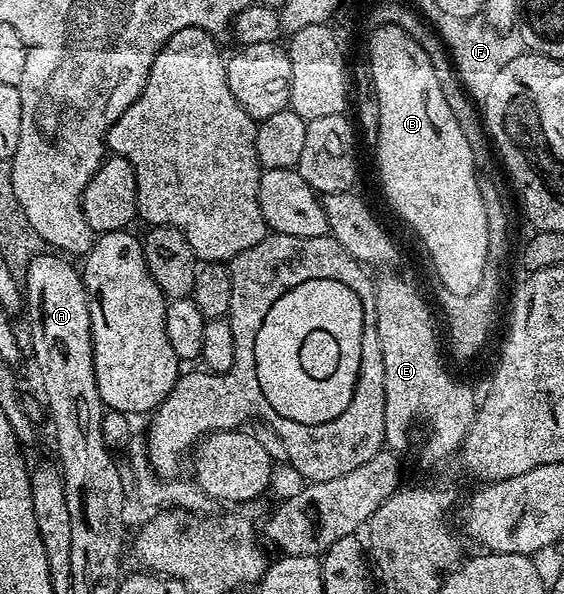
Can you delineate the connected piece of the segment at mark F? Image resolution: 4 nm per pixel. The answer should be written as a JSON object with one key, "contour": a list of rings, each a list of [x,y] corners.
{"contour":[[[446,16],[443,21],[442,25],[437,25],[436,31],[446,45],[462,87],[466,89],[471,100],[486,100],[488,86],[492,86],[492,78],[496,78],[496,74],[500,74],[500,70],[504,70],[504,66],[508,66],[508,62],[512,62],[512,58],[520,51],[515,37],[490,27],[478,18],[457,20],[455,16]]]}

